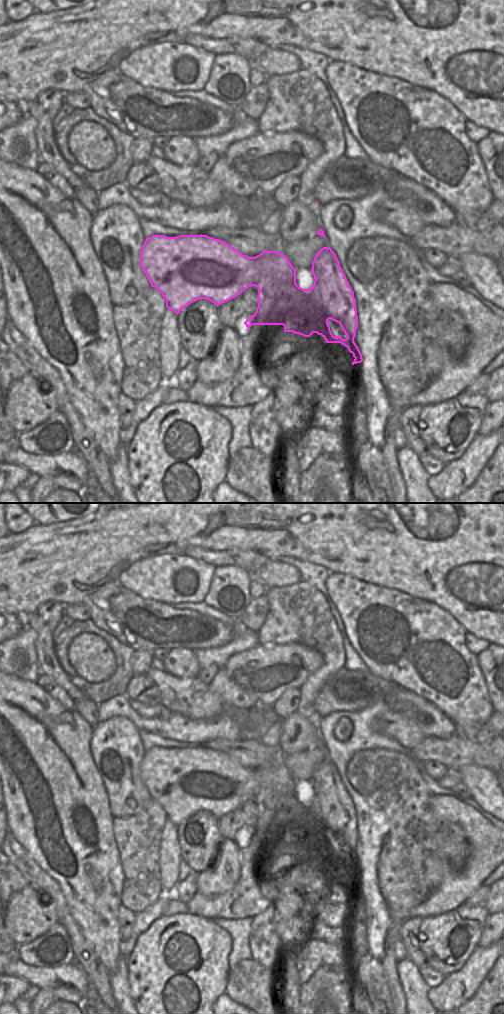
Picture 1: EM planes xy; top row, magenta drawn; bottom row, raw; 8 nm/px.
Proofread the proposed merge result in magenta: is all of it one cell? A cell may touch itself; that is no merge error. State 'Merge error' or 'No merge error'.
Merge error.

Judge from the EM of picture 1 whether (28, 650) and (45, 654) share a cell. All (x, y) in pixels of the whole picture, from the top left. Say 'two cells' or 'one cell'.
two cells

